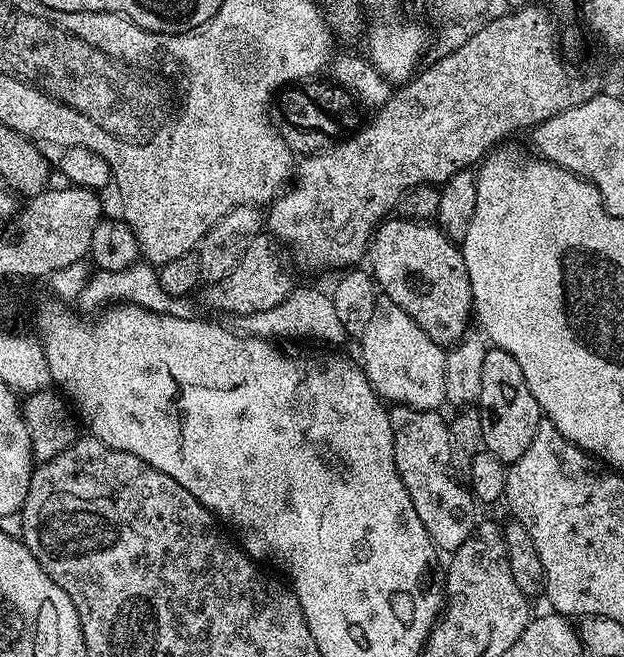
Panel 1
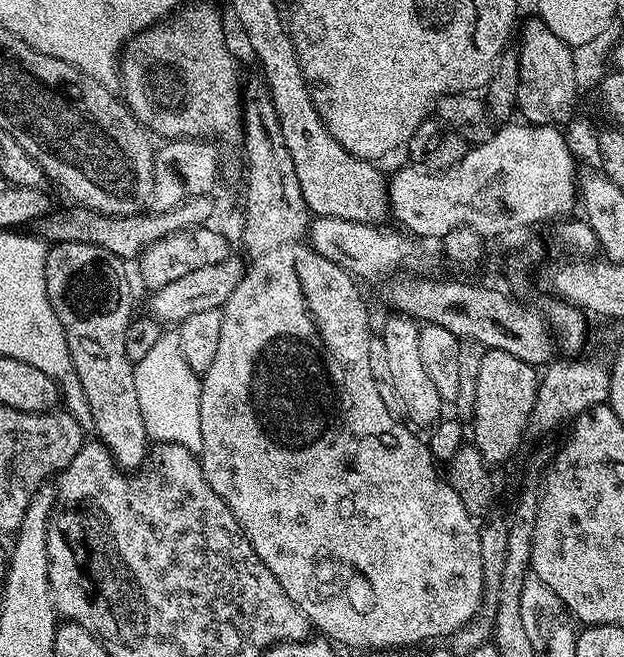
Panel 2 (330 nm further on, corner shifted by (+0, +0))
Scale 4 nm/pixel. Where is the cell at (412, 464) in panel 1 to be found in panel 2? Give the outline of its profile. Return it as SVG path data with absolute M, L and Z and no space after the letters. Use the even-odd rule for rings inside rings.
M392 314L389 317L384 324L382 339L386 350L386 362L390 366L392 396L400 403L399 411L401 413L404 411L408 415L406 420L409 425L417 429L424 427L427 429L441 419L443 412L440 411L446 408L446 402L441 398L439 390L435 388L434 382L430 382L430 377L426 374L424 359L418 350L421 325L409 316Z

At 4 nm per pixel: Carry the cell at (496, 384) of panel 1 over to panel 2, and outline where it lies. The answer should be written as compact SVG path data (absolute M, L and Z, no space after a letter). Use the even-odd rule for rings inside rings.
M490 348L485 351L482 367L478 369L474 410L470 417L470 436L485 464L495 466L506 463L519 450L520 443L525 443L537 383L537 369L522 362L522 358L506 354L506 350Z

